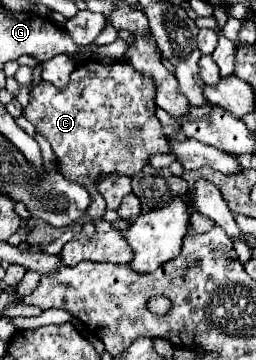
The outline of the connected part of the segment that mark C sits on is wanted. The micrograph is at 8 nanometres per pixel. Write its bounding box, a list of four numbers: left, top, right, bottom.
[23,60,169,220]

